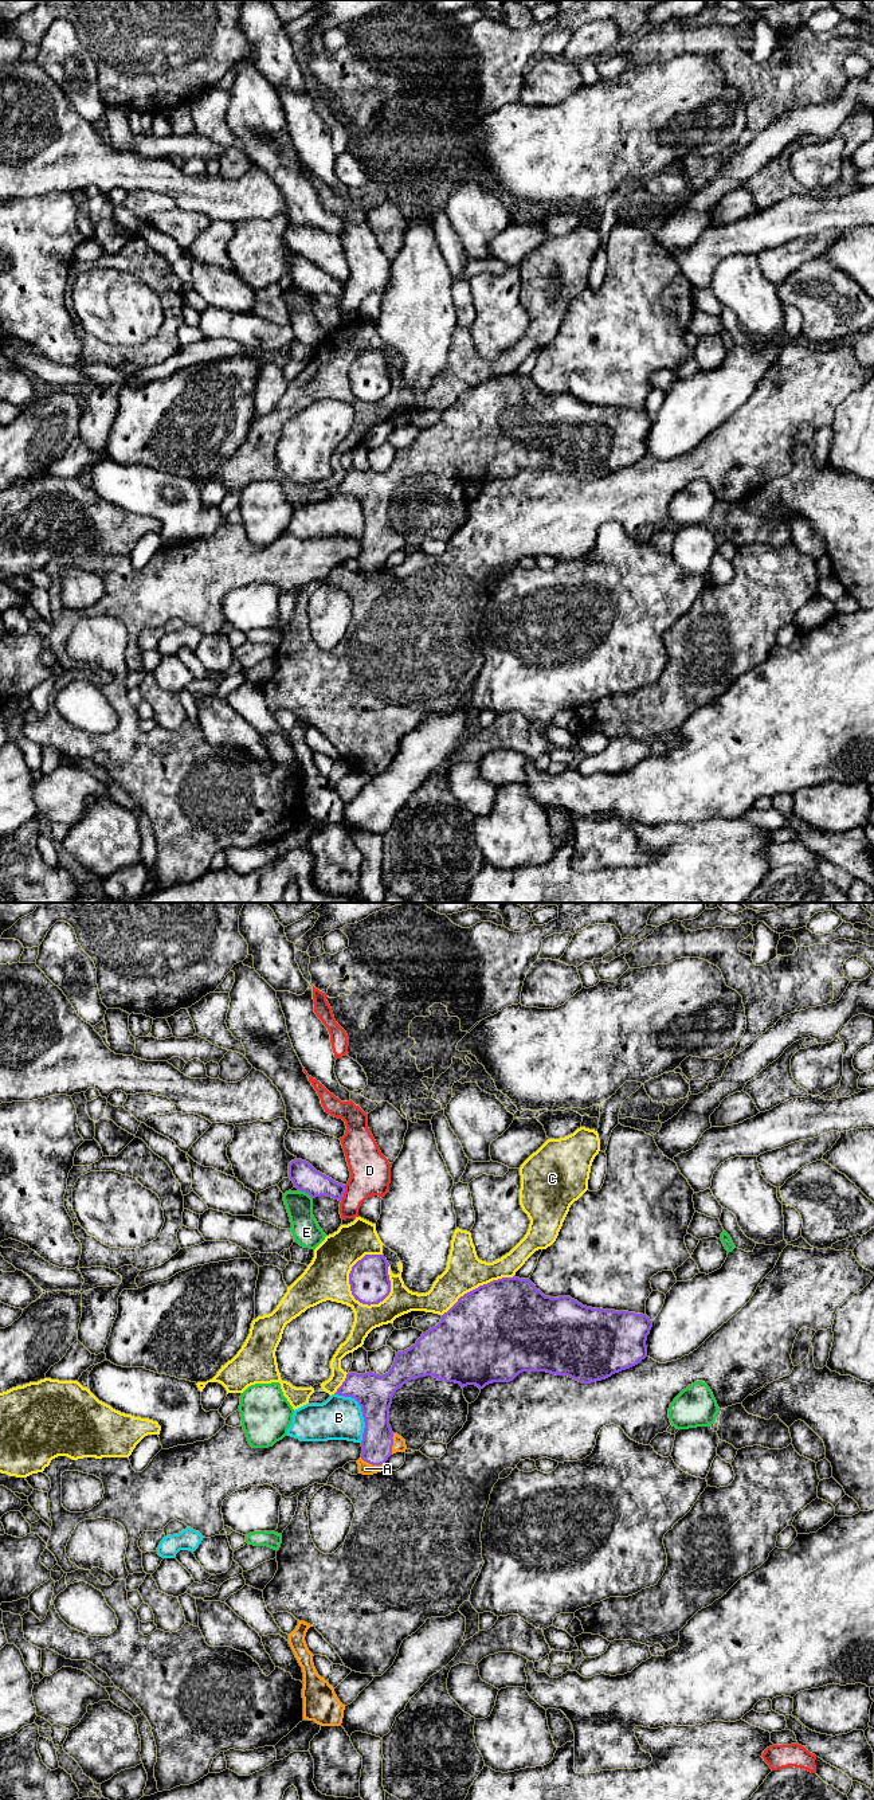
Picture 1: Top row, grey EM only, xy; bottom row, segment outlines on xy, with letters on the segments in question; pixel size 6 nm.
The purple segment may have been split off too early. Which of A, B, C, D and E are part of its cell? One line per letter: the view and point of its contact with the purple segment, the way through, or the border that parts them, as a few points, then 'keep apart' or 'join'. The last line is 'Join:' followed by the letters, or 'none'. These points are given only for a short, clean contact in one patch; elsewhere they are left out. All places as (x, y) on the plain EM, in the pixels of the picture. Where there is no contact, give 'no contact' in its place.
A: xy (372, 562) | across xy (377, 539), (372, 562), (365, 566) | join
B: xy (361, 508) | keep apart
C: xy (351, 370) | keep apart
D: xy (344, 289) | keep apart
E: xy (305, 289) | keep apart
Join: A

